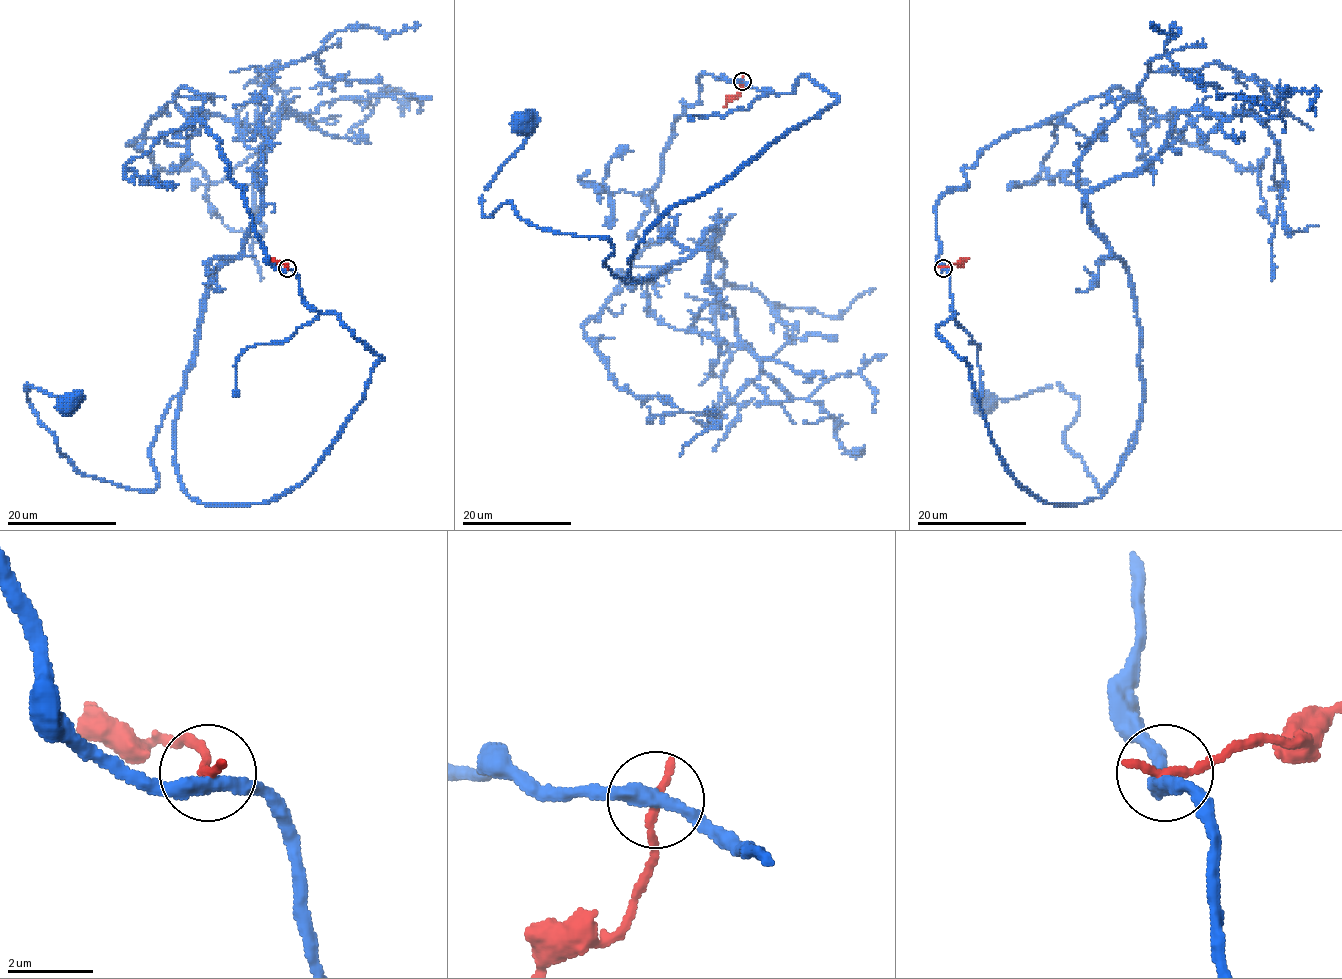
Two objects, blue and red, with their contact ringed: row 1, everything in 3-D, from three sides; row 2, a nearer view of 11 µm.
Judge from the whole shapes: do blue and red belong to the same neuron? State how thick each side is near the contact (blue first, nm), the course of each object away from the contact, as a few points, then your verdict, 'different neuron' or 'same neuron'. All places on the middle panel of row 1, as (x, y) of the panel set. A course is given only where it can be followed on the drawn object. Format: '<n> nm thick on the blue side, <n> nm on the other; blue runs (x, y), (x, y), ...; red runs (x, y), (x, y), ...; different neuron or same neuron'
360 nm thick on the blue side, 240 nm on the other; blue runs (742, 81), (837, 99), (675, 204), (629, 282), (606, 237), (482, 213), (522, 123); red runs (742, 81), (738, 96), (724, 106); different neuron

